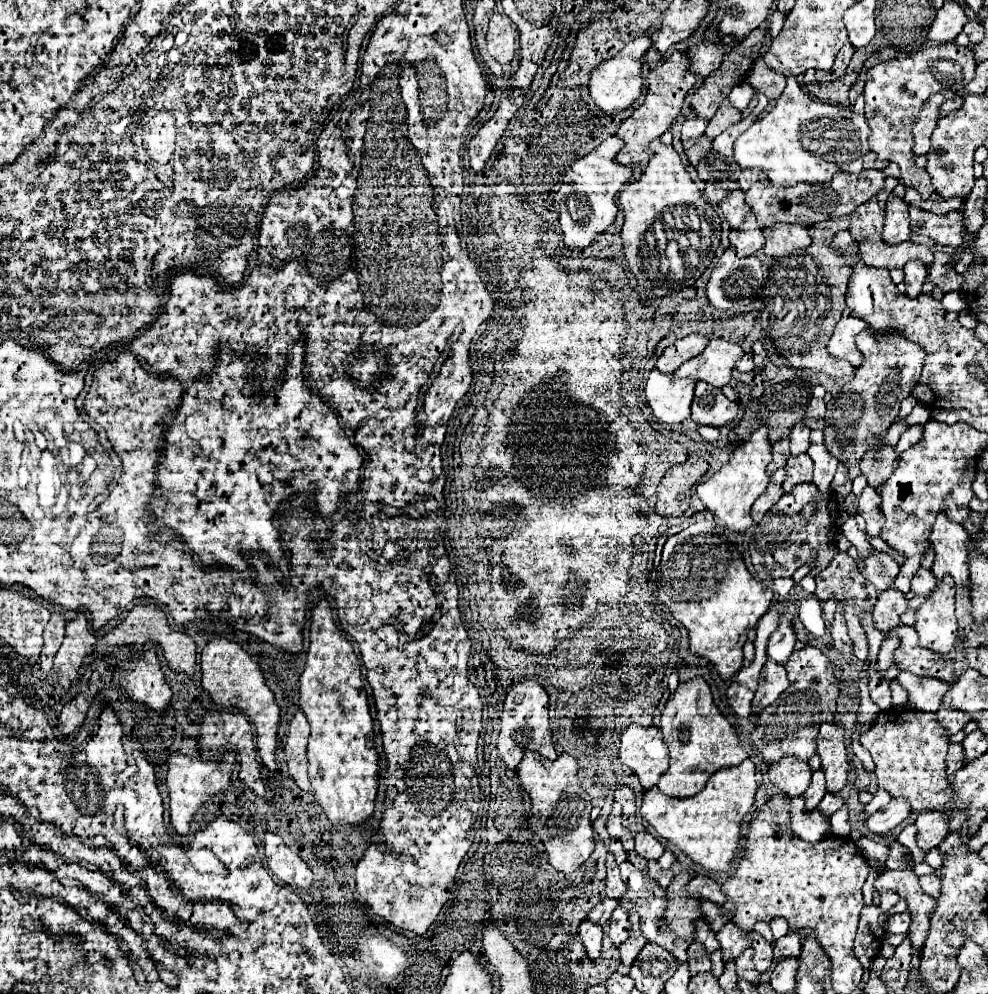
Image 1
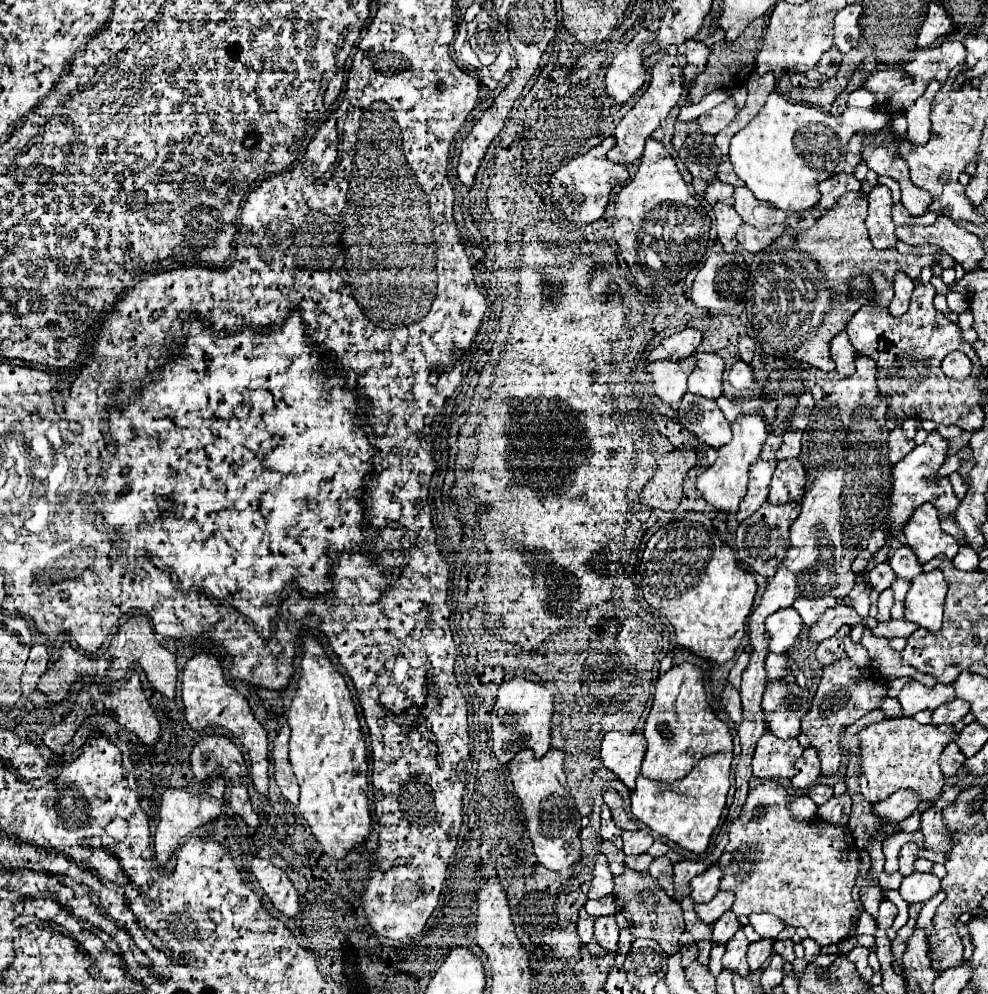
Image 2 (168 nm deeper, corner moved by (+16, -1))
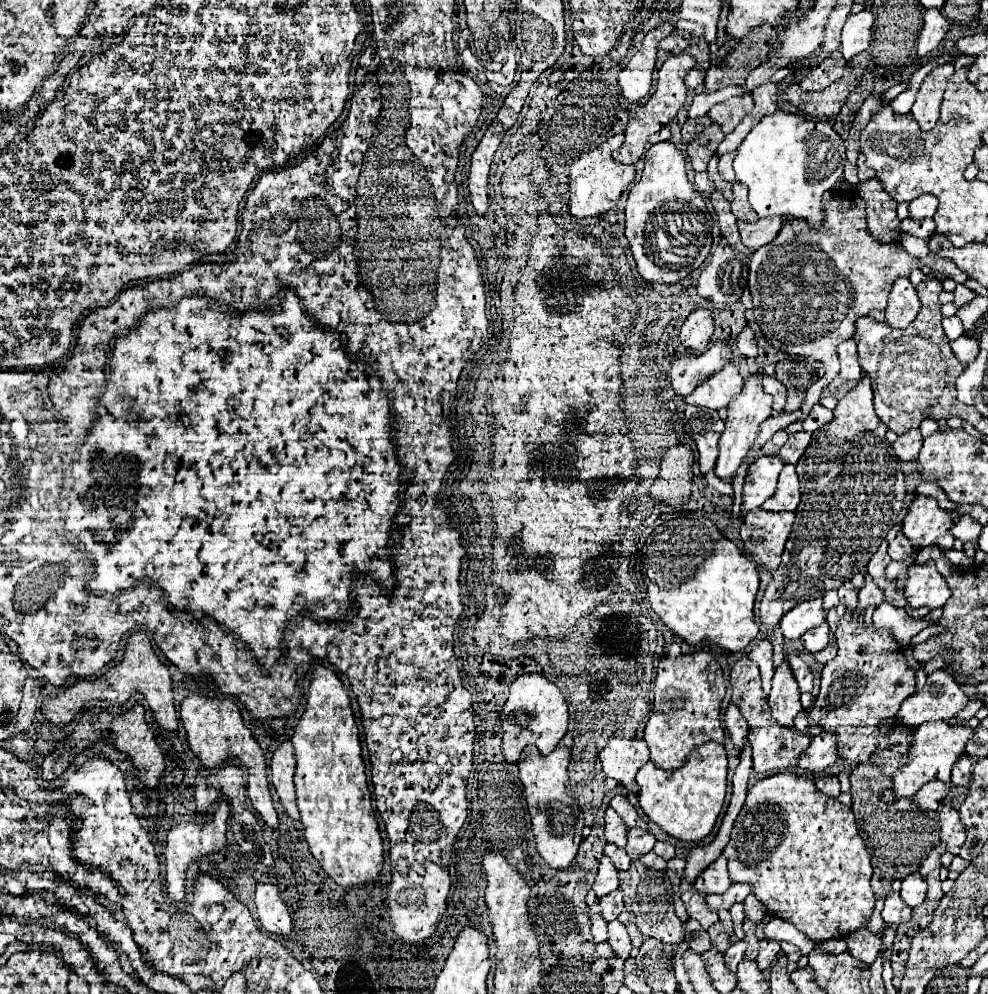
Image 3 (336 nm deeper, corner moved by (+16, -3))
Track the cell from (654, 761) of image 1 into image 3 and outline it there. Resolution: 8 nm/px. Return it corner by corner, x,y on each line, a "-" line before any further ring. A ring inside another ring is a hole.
612,738
604,748
602,748
602,768
608,778
618,780
622,786
626,786
630,792
638,792
640,786
636,784
634,776
636,772
648,762
648,746
644,740
622,740
622,738

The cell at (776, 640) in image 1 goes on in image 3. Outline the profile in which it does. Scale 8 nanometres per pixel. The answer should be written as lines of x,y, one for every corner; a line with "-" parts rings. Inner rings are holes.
822,598
800,602
780,620
780,630
786,640
798,640
806,630
818,626
826,620
826,612
822,610

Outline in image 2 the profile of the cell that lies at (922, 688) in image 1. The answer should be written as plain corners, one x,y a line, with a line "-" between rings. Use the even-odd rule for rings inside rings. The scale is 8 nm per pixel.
912,682
904,686
904,690
898,696
898,702
902,704
904,716
914,716
920,710
936,710
938,706
948,704
954,698
954,686
936,684
934,688
926,688
920,682

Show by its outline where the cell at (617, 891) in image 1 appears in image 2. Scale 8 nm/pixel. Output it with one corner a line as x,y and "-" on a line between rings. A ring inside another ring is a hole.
600,854
598,860
596,860
596,866
594,866
594,880
592,880
588,898
598,900
598,898
604,898
604,896
610,896
610,892
612,892
612,872
608,868
606,856

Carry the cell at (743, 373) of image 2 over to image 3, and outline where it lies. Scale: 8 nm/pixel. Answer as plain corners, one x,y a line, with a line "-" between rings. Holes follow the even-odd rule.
764,376
762,382
764,382
764,390
774,396
774,410
778,413
783,411
786,404
786,390
784,390
784,386
772,376

